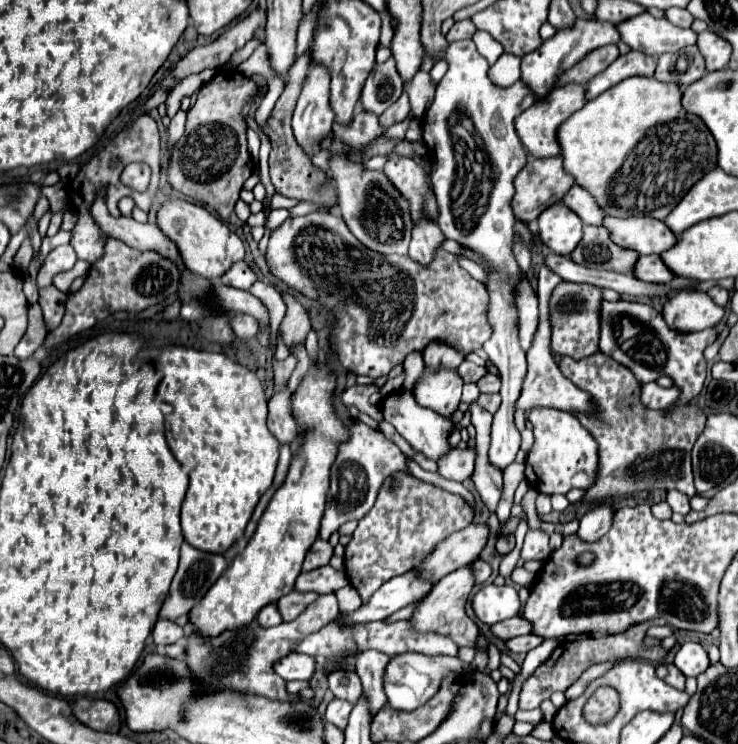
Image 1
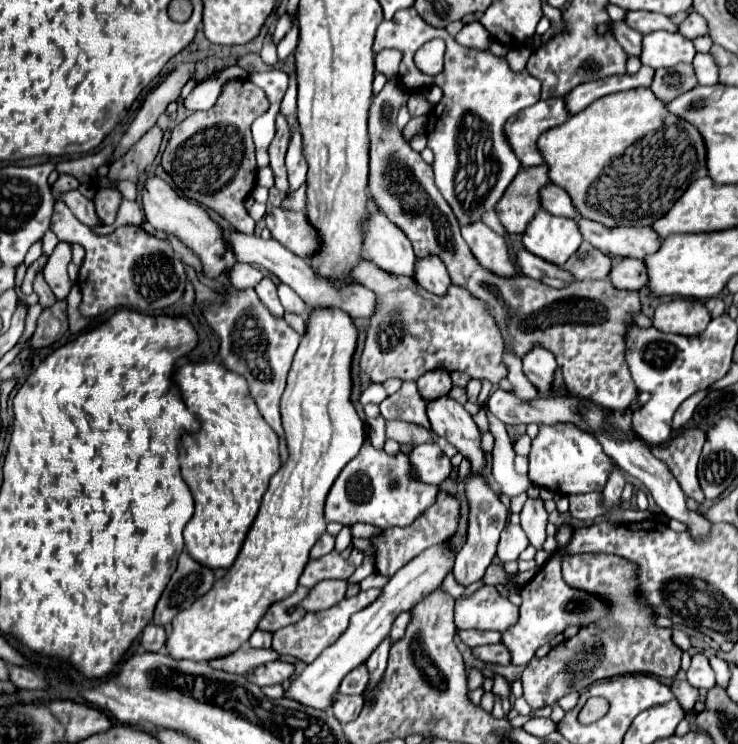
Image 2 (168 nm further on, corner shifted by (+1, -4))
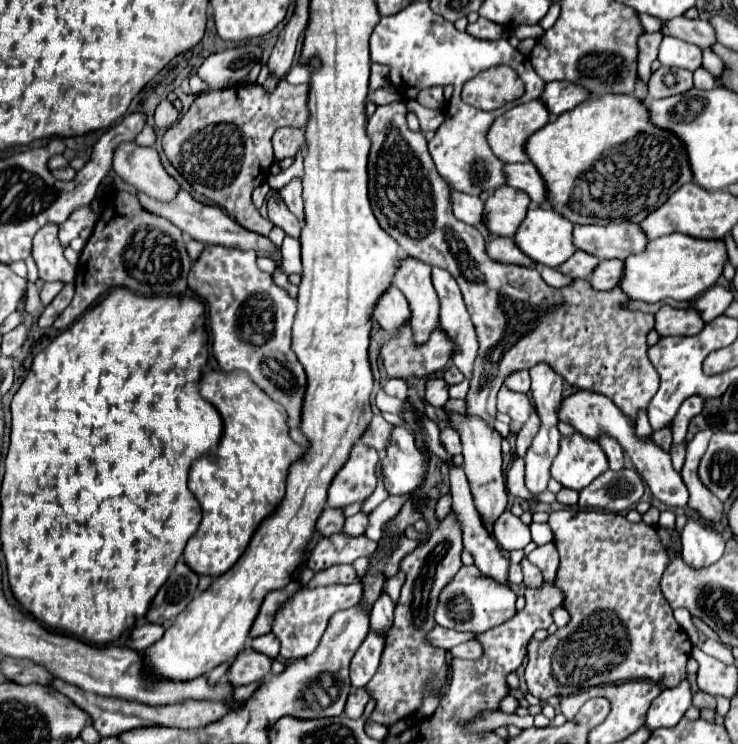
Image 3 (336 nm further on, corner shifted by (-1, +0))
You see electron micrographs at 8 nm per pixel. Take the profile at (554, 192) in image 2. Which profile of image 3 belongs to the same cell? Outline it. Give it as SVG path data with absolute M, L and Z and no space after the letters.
M522 162L522 164L506 164L506 184L524 190L534 204L542 206L546 202L546 186L538 170L534 168L532 162Z

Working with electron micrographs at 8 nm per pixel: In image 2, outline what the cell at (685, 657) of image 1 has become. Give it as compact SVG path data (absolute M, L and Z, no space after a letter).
M694 654L692 656L692 662L690 662L690 668L686 670L686 678L688 682L694 686L694 688L712 688L716 684L716 678L714 678L714 672L708 664L708 658L704 654Z

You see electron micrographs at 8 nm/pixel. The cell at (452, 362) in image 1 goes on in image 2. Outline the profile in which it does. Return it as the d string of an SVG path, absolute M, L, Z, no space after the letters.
M430 370L418 378L418 392L424 400L432 400L438 396L448 394L452 388L448 370Z

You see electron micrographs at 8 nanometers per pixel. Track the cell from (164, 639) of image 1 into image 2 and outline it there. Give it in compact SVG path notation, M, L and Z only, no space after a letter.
M148 624L142 632L142 646L148 652L162 652L166 648L166 630L156 624Z

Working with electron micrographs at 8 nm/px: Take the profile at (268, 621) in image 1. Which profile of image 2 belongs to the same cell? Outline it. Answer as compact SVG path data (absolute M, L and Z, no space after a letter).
M256 630L250 636L250 646L252 648L270 648L272 646L272 632L268 632L268 630Z

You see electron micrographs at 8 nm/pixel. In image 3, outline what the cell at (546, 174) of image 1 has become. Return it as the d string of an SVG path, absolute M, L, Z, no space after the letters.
M500 186L484 202L484 224L490 234L514 236L518 224L526 216L530 198L522 190Z

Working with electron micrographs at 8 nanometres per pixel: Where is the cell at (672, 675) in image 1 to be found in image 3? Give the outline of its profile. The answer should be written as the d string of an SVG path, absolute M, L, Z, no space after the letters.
M696 692L694 698L692 698L692 704L698 706L698 708L710 708L710 710L714 710L716 708L716 698L710 696L710 694L706 694L706 692Z

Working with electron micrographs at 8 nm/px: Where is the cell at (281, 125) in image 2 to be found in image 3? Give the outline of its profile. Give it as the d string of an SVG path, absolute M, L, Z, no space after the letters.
M280 128L274 134L272 144L274 144L274 156L276 156L276 160L294 156L298 150L306 148L304 130L302 128Z

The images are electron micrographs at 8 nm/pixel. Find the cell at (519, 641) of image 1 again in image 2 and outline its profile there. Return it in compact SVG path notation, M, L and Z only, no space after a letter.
M490 644L490 646L476 646L474 654L484 662L496 662L496 664L510 664L512 658L508 654L508 648L504 644Z

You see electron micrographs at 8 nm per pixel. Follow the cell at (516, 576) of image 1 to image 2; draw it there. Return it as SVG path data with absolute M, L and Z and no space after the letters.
M506 524L500 542L498 542L498 558L502 564L518 560L520 552L528 546L528 538L518 524Z

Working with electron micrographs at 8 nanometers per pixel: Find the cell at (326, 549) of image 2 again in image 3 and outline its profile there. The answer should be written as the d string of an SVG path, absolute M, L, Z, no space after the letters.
M326 506L322 510L322 516L316 522L316 528L322 532L322 536L332 536L344 528L344 522L346 516L342 510L332 510L330 506Z

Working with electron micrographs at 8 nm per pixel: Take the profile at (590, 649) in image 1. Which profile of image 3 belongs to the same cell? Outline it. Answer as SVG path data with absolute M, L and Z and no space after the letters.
M582 508L556 510L550 514L548 524L554 532L554 544L560 554L556 586L564 592L564 608L570 612L570 622L544 640L532 638L528 642L528 692L538 700L548 700L550 696L570 696L590 686L624 680L652 680L664 688L676 686L686 676L692 642L674 620L672 608L660 590L668 552L662 550L658 532L644 522L628 522L616 512Z

